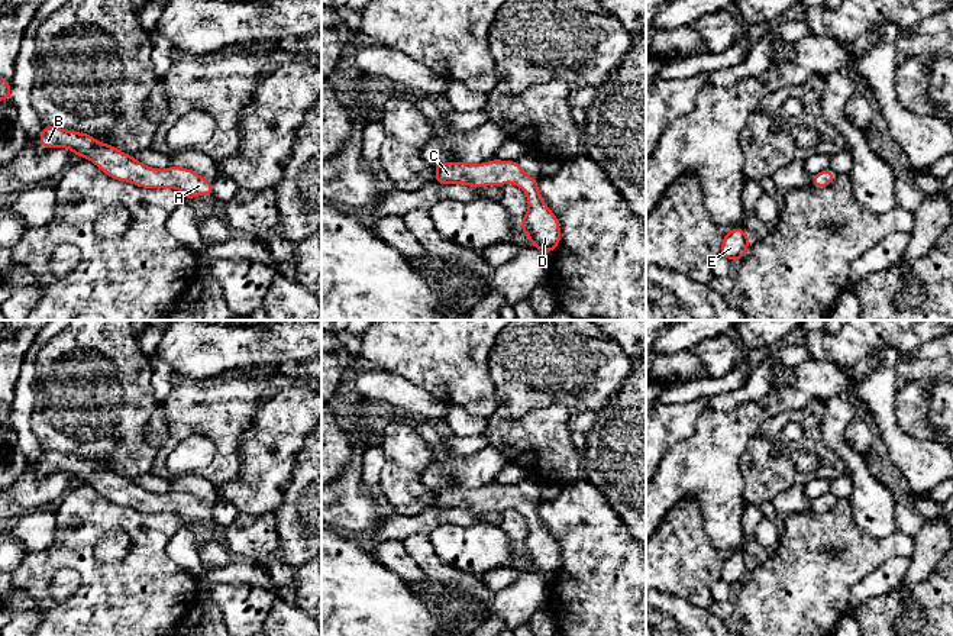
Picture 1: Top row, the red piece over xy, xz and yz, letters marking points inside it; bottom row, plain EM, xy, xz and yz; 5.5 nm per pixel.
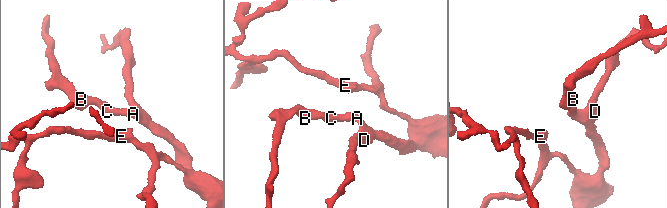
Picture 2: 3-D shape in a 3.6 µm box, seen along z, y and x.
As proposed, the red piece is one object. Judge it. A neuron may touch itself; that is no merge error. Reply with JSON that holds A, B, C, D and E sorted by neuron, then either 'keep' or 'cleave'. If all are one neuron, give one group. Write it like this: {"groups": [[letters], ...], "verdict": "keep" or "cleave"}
{"groups": [["A", "B", "C", "D", "E"]], "verdict": "keep"}

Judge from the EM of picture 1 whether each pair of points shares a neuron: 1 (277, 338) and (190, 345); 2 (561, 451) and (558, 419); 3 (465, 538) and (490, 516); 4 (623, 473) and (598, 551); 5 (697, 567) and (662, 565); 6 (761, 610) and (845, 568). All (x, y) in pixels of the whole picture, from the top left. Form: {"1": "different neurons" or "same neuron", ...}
{"1": "same neuron", "2": "same neuron", "3": "different neurons", "4": "different neurons", "5": "same neuron", "6": "same neuron"}

